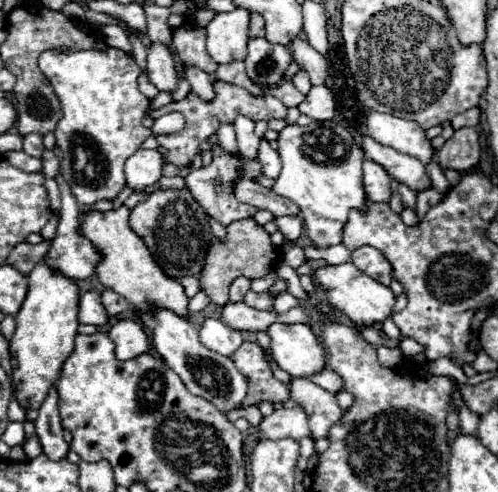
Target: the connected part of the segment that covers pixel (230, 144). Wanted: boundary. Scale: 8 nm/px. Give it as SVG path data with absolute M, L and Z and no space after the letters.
M220 124L218 132L216 132L216 138L218 138L218 144L224 146L228 152L238 152L236 134L234 134L234 126L232 124Z

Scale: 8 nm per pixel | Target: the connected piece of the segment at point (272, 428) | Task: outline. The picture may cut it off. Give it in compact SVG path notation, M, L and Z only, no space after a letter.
M302 406L292 408L276 408L270 416L266 416L260 424L262 438L278 440L278 438L312 438L308 428L308 412Z

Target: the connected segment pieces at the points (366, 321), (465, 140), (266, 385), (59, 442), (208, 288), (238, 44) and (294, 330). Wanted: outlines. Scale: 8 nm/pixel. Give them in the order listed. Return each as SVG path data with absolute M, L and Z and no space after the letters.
M344 262L338 266L324 266L314 272L314 278L320 286L326 288L330 304L338 308L340 312L344 312L354 324L360 324L360 326L382 324L386 318L394 314L392 308L396 302L396 294L390 290L390 286L366 276L364 272L354 268L354 264L350 262Z
M458 128L450 140L438 150L438 164L448 170L472 172L480 162L480 144L476 128Z
M244 342L238 352L234 352L236 368L250 378L250 392L242 406L250 406L254 402L286 402L290 398L288 388L272 376L272 370L264 358L262 348L256 342Z
M50 388L44 404L38 410L36 418L36 436L44 448L44 454L50 460L64 460L70 452L70 444L62 436L62 424L58 416L58 390Z
M254 218L238 220L238 222L228 226L228 232L226 232L224 240L214 240L210 244L208 256L206 256L202 274L200 274L200 288L208 294L212 304L222 308L228 302L230 284L236 278L240 278L240 276L246 276L248 280L264 278L266 274L270 274L278 266L280 256L282 256L280 246L272 244L272 238L264 230L264 226L260 226Z
M236 8L232 12L216 14L206 26L208 40L206 48L216 64L230 64L236 60L246 60L248 54L248 24L250 12Z
M272 324L268 328L274 360L294 378L312 378L326 368L326 350L314 336L310 324Z

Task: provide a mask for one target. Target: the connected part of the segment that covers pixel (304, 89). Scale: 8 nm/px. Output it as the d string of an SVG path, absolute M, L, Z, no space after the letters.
M300 70L294 78L292 78L292 84L302 92L302 94L308 94L310 88L312 88L312 82L310 82L310 76L306 70Z

